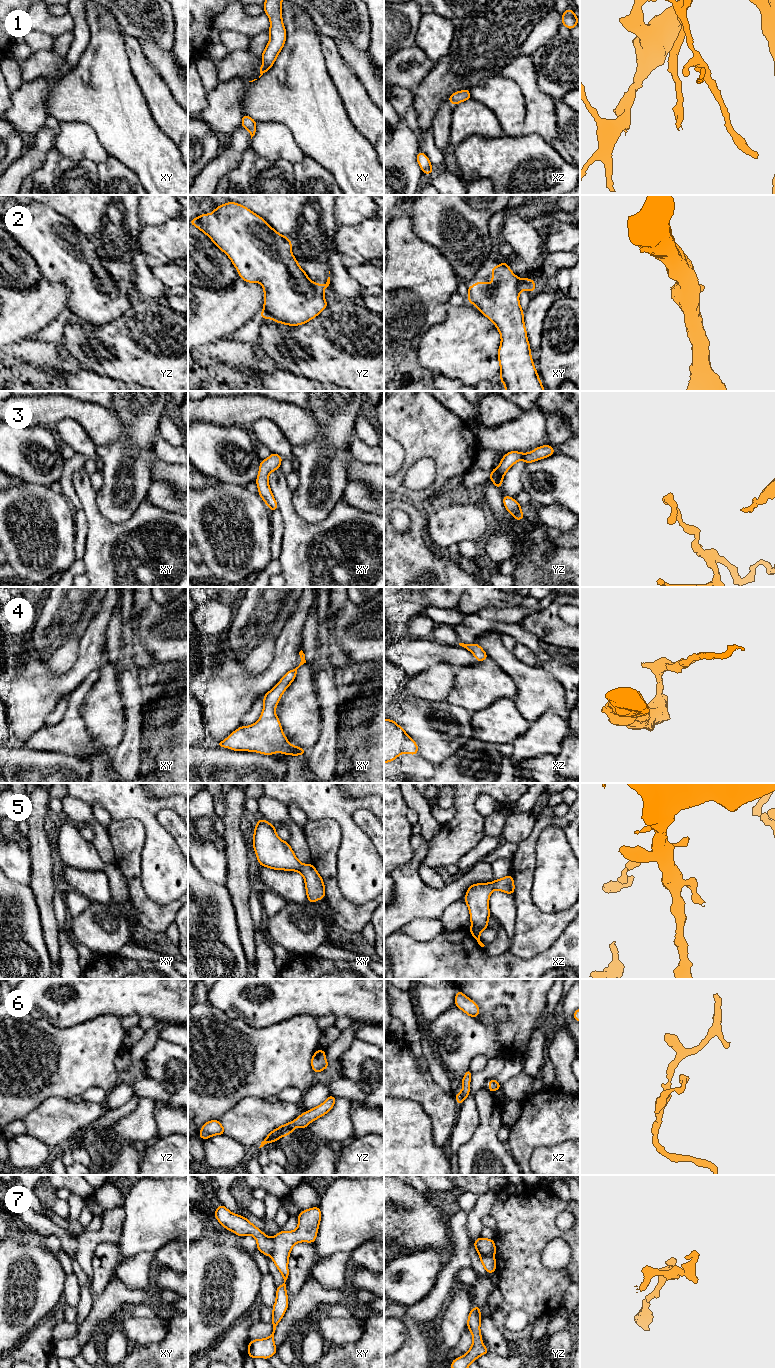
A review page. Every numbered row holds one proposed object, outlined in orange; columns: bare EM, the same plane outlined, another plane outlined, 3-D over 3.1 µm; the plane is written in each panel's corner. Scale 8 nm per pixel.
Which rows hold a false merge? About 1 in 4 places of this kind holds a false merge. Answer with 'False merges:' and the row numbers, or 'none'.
False merges: 7

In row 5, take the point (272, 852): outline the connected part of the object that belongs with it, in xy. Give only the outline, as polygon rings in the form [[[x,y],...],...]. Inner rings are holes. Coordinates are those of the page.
[[[259,818],[253,835],[253,848],[260,866],[275,870],[297,871],[305,881],[308,902],[325,898],[322,877],[312,864],[302,864],[288,842],[276,834],[275,826]]]

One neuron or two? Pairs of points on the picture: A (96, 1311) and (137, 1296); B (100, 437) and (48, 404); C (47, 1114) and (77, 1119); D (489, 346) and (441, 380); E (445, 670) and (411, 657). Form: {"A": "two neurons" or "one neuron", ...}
{"A": "one neuron", "B": "one neuron", "C": "one neuron", "D": "two neurons", "E": "two neurons"}

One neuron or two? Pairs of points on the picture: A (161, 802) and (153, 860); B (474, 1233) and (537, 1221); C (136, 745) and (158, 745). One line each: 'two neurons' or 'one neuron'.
A: one neuron
B: two neurons
C: two neurons

